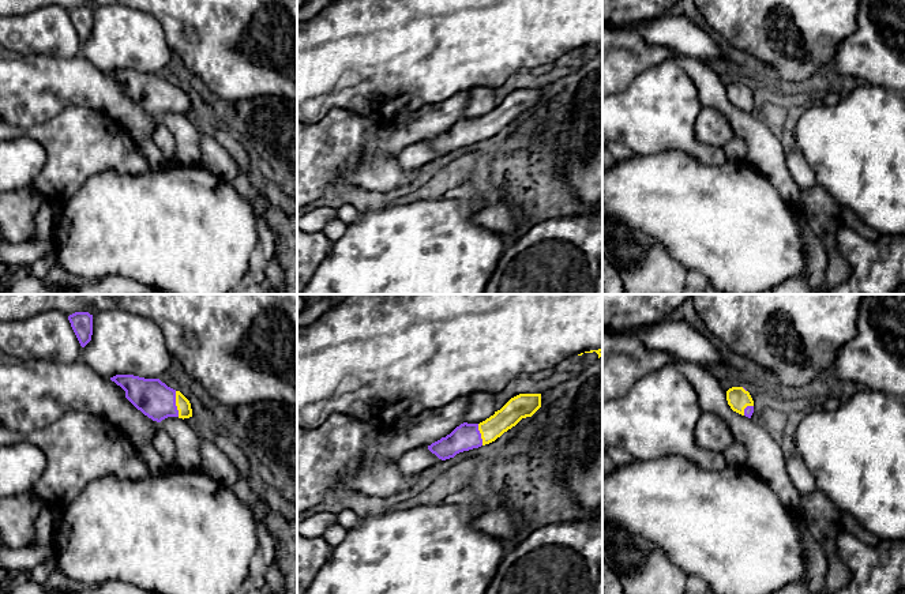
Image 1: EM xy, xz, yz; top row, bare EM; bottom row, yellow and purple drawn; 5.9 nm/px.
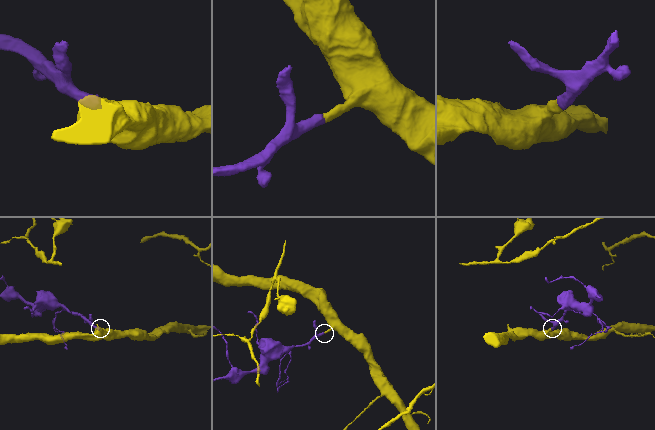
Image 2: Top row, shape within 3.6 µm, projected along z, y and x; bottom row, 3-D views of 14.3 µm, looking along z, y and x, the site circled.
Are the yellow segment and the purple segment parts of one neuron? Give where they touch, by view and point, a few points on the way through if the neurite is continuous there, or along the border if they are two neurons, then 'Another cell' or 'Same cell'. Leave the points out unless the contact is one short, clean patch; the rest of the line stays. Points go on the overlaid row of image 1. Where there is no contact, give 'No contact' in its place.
Touches yellow at xy (176, 403). Path across: xy (183, 405), (176, 403), (157, 401). Same cell

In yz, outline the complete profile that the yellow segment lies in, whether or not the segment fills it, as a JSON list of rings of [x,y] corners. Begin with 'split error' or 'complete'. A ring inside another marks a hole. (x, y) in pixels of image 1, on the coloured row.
split error; [[[744,387],[729,388],[726,391],[726,401],[733,411],[751,418],[754,413],[754,401]]]

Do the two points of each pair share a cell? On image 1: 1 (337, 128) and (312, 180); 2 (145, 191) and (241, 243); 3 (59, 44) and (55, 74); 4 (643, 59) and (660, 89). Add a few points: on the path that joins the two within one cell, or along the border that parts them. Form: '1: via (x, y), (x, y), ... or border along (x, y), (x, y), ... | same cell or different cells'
1: via (333, 141), (312, 161), (312, 168) | same cell
2: via (169, 215), (201, 243), (217, 243) | same cell
3: border along (26, 53), (55, 55), (60, 57), (79, 55) | different cells
4: border along (680, 63), (664, 59), (641, 71), (624, 87) | different cells

